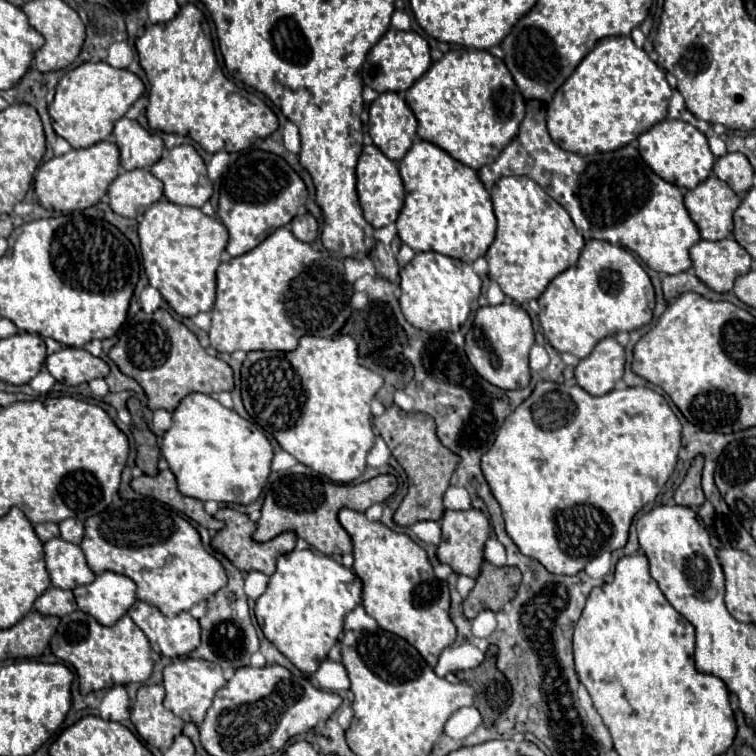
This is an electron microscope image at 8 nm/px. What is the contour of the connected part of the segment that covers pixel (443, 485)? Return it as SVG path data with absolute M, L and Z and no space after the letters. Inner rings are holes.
M389 406L381 416L373 418L375 428L379 430L381 438L389 446L393 458L403 466L407 472L407 480L413 488L409 488L407 496L399 504L393 522L397 526L413 526L421 520L439 520L445 512L443 508L443 492L449 486L451 474L455 472L455 466L459 462L459 456L455 456L451 450L447 450L439 438L435 436L435 422L427 414L419 412L403 412L399 406Z

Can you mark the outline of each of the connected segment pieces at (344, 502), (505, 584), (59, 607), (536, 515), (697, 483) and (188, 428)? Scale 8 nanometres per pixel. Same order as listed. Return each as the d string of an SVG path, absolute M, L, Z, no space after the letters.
M295 474L275 480L269 490L265 492L261 518L257 522L257 530L253 534L255 542L267 542L281 532L295 532L297 538L303 538L311 548L319 550L325 556L349 554L351 552L351 538L343 532L343 526L337 520L337 512L341 508L351 510L367 510L373 504L385 502L397 490L397 480L391 474L371 478L363 484L333 484L327 482L323 476L311 474Z
M483 562L481 574L475 580L473 590L463 600L465 618L477 616L481 610L499 612L517 592L521 582L521 572L517 568L497 568L489 562Z
M47 588L33 604L33 608L41 614L51 614L51 616L65 616L73 610L77 610L75 598L71 590L61 590L61 588Z
M539 382L535 386L535 390L531 392L531 396L513 414L509 414L505 418L503 426L497 432L493 448L481 458L481 470L483 470L483 476L489 484L489 488L491 488L491 494L495 496L495 500L499 502L501 510L503 510L505 530L507 530L509 538L515 542L515 546L525 556L539 560L551 574L569 574L571 576L571 574L581 572L591 558L595 558L603 552L619 550L627 544L627 534L629 534L629 526L631 526L633 516L643 506L647 506L649 502L653 502L657 498L657 494L661 492L661 488L665 486L665 482L669 480L669 476L675 468L679 448L681 448L681 424L679 424L677 416L673 414L673 410L669 408L667 400L651 388L635 386L635 388L625 388L625 390L611 390L603 396L591 396L581 386Z
M697 456L691 462L691 468L685 476L685 480L675 490L675 502L679 506L687 508L699 508L703 504L703 492L701 492L701 470L703 470L703 456Z
M197 392L187 394L179 402L179 406L173 410L173 426L163 434L161 454L165 456L171 472L175 474L181 494L197 498L201 502L215 500L223 504L255 502L269 478L269 466L273 460L271 442L265 438L261 428L241 418L235 410L221 406L215 398L207 394L197 394Z

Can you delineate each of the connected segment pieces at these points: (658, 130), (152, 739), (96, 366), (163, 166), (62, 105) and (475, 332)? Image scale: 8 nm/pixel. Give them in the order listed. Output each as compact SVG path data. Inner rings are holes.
M663 120L663 122L655 124L651 130L647 130L645 134L641 134L637 138L637 142L639 142L639 146L637 146L639 154L645 160L645 164L669 184L691 190L711 174L715 156L711 154L709 146L707 146L707 138L705 138L705 134L701 134L695 126L691 126L687 122Z
M161 684L141 686L131 708L131 722L137 734L155 748L169 748L175 736L183 730L183 720L163 708L165 690Z
M61 348L59 352L47 356L45 368L65 386L77 386L109 374L109 366L83 348Z
M181 144L177 148L169 150L167 156L163 156L159 162L155 162L151 166L151 174L163 182L165 198L173 204L179 204L179 206L201 208L213 194L213 186L207 177L205 162L197 154L197 150L189 144Z
M85 62L69 70L57 84L55 100L49 104L53 130L73 148L87 148L111 136L115 122L143 94L145 84L129 70L117 70L107 62Z
M499 304L477 310L473 328L465 336L465 354L471 366L487 382L501 390L519 390L529 386L529 350L535 344L531 318L521 306Z

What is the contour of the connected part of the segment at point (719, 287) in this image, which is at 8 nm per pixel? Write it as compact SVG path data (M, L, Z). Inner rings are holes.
M733 238L707 242L699 240L691 250L697 278L715 292L729 292L737 276L749 272L751 256Z

